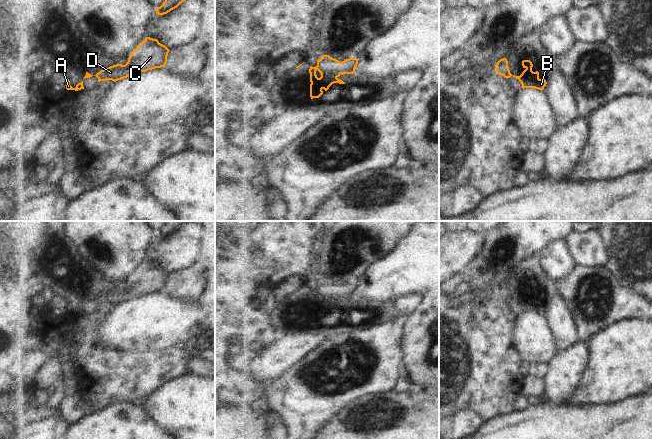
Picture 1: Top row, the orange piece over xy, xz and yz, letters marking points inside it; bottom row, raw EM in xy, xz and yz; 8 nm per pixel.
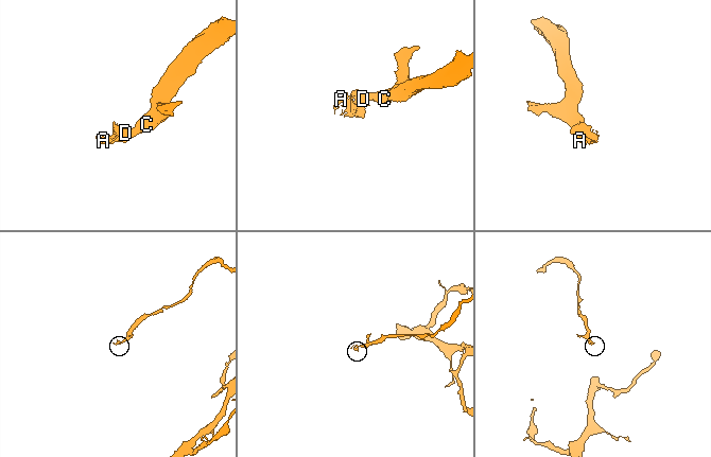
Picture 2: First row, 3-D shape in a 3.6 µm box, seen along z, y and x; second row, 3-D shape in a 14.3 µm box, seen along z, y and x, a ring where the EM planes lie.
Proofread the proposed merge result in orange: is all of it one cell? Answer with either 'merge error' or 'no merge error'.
merge error

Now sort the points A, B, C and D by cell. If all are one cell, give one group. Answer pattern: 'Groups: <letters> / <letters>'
Groups: A B / C D

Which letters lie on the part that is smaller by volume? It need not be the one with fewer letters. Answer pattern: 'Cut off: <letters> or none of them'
Cut off: A, B

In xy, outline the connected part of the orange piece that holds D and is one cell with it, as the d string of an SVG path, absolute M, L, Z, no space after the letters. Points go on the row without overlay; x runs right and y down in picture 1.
M146 261L145 264L133 274L125 289L116 288L110 290L101 294L96 299L101 305L112 304L116 306L133 298L161 292L167 287L169 275L170 274L157 263Z

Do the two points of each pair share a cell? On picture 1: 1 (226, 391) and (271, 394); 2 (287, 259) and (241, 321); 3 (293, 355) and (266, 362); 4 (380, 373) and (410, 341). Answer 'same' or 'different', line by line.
1: different
2: same
3: same
4: different

